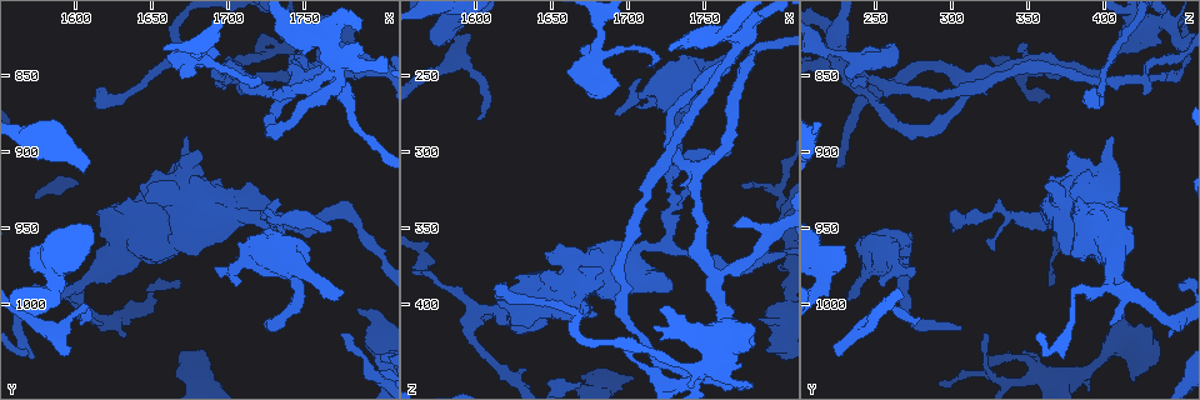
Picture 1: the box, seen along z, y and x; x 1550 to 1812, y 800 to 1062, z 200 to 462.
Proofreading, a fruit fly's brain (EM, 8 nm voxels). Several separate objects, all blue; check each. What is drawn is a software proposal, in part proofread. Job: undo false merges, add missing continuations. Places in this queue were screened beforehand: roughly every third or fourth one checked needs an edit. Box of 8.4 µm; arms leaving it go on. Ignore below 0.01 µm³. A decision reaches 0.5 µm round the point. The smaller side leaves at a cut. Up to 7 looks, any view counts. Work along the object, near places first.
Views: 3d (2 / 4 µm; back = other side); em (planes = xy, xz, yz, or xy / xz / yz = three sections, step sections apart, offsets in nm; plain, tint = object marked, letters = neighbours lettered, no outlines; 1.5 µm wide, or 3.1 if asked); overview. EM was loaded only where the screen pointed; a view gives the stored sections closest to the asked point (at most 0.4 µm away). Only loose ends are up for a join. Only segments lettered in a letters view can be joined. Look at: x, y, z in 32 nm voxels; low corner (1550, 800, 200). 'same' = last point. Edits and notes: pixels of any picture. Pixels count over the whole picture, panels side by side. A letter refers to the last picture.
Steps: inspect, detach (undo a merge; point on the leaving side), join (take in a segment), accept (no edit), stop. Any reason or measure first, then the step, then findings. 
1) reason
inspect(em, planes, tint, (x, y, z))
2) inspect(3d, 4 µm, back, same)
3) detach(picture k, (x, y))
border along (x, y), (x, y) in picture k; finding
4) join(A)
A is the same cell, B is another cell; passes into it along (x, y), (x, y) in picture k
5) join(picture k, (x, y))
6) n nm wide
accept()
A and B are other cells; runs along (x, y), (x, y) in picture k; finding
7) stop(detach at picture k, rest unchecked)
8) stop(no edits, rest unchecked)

branch stops here
inspect(em, planes, letters, (1614, 860, 394))

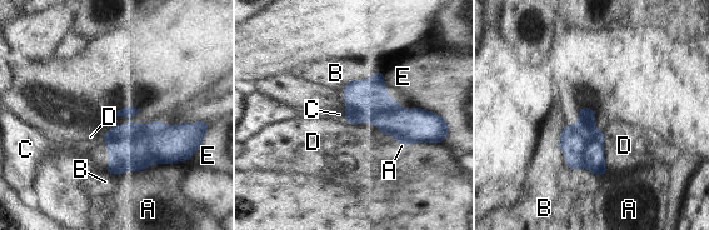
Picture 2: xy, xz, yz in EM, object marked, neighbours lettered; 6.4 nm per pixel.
join(picture 2, (95, 151))
C is the same cell, A, B, D and E are other cells; passes into it along (134, 146), (108, 154), (95, 151) in picture 2; the cell continues

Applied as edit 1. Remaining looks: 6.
sudden change in width
inspect(em, xz, step 8, tint, (1600, 986, 404))

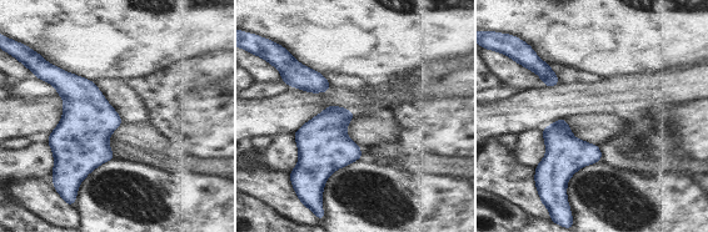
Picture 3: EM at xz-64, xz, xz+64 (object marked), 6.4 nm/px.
inspect(em, planes, letters, same)

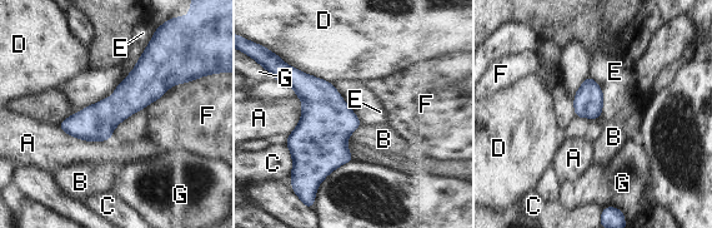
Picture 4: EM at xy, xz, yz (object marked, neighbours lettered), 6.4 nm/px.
accept()
A, B, C, D, E, F and G are other cells; all the same cell

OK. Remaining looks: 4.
an open end
inspect(em, planes, letters, (1714, 854, 244))

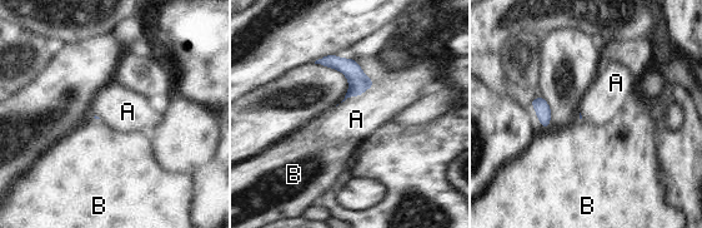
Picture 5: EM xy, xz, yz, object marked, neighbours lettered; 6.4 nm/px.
A touches over 260 nm
join(picture 5, (356, 119))
A is the same cell, B is another cell; the cell continues

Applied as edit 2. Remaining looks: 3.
stop(join at picture 2, join at picture 5, rest unchecked)

